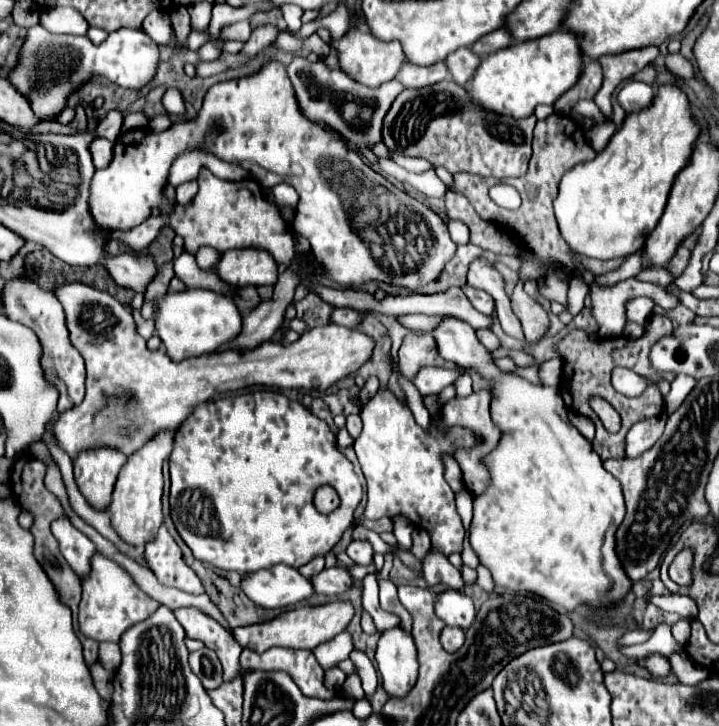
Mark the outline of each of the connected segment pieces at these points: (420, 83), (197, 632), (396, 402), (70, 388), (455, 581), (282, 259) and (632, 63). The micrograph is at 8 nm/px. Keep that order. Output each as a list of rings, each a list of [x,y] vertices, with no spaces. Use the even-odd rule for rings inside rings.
[[[405,63],[403,69],[397,75],[397,79],[405,87],[413,87],[413,89],[435,85],[435,83],[447,79],[447,77],[449,77],[449,71],[447,71],[445,63],[435,63],[435,65],[429,65],[429,67],[419,67],[419,65]]]
[[[179,607],[173,611],[175,619],[183,625],[187,637],[203,641],[211,647],[223,665],[223,681],[233,681],[239,675],[239,655],[243,647],[227,633],[215,619],[207,617],[203,611],[195,607]]]
[[[381,387],[369,399],[369,403],[361,407],[363,433],[359,439],[355,439],[355,453],[361,461],[369,487],[365,517],[393,519],[401,515],[409,519],[413,527],[425,529],[431,541],[435,541],[443,553],[461,553],[463,525],[455,509],[455,493],[443,477],[443,455],[455,457],[457,449],[473,449],[481,443],[481,437],[465,427],[441,429],[437,425],[441,419],[441,403],[437,395],[423,397],[423,403],[431,415],[431,427],[427,431],[415,423],[407,403],[395,397],[387,387]]]
[[[17,275],[17,277],[11,277],[5,281],[5,285],[1,289],[1,301],[3,301],[5,317],[31,327],[35,331],[35,335],[39,337],[39,343],[43,349],[43,353],[41,353],[43,375],[59,391],[57,413],[63,413],[63,411],[79,405],[85,395],[85,363],[83,363],[83,357],[77,353],[77,349],[73,349],[73,345],[69,343],[63,307],[57,301],[55,293],[39,289],[39,285],[25,275]]]
[[[437,549],[427,551],[427,555],[421,561],[421,573],[423,573],[423,579],[427,581],[427,585],[445,583],[457,591],[463,591],[463,587],[465,587],[465,583],[461,579],[461,571],[455,569],[449,563],[449,559]]]
[[[202,168],[198,175],[199,193],[191,205],[187,205],[187,207],[175,205],[175,211],[171,215],[149,217],[135,229],[129,229],[125,233],[119,233],[119,230],[115,231],[113,237],[121,237],[133,251],[143,251],[157,237],[161,225],[167,223],[175,229],[177,235],[181,235],[185,239],[185,249],[189,253],[197,253],[197,249],[203,245],[215,247],[219,251],[261,247],[265,251],[271,251],[279,265],[289,265],[291,257],[295,257],[293,255],[295,253],[293,251],[293,235],[287,229],[279,209],[265,199],[265,191],[261,189],[261,185],[251,177],[243,179],[239,183],[223,181],[223,179],[209,174],[209,171],[205,169]],[[203,171],[207,171],[204,178],[201,177]]]
[[[643,47],[643,49],[633,49],[617,55],[603,55],[599,57],[599,63],[603,67],[603,85],[599,93],[595,95],[595,105],[601,109],[603,117],[609,119],[613,115],[611,109],[611,95],[619,83],[625,79],[633,77],[637,71],[647,67],[655,57],[659,55],[657,47]]]

